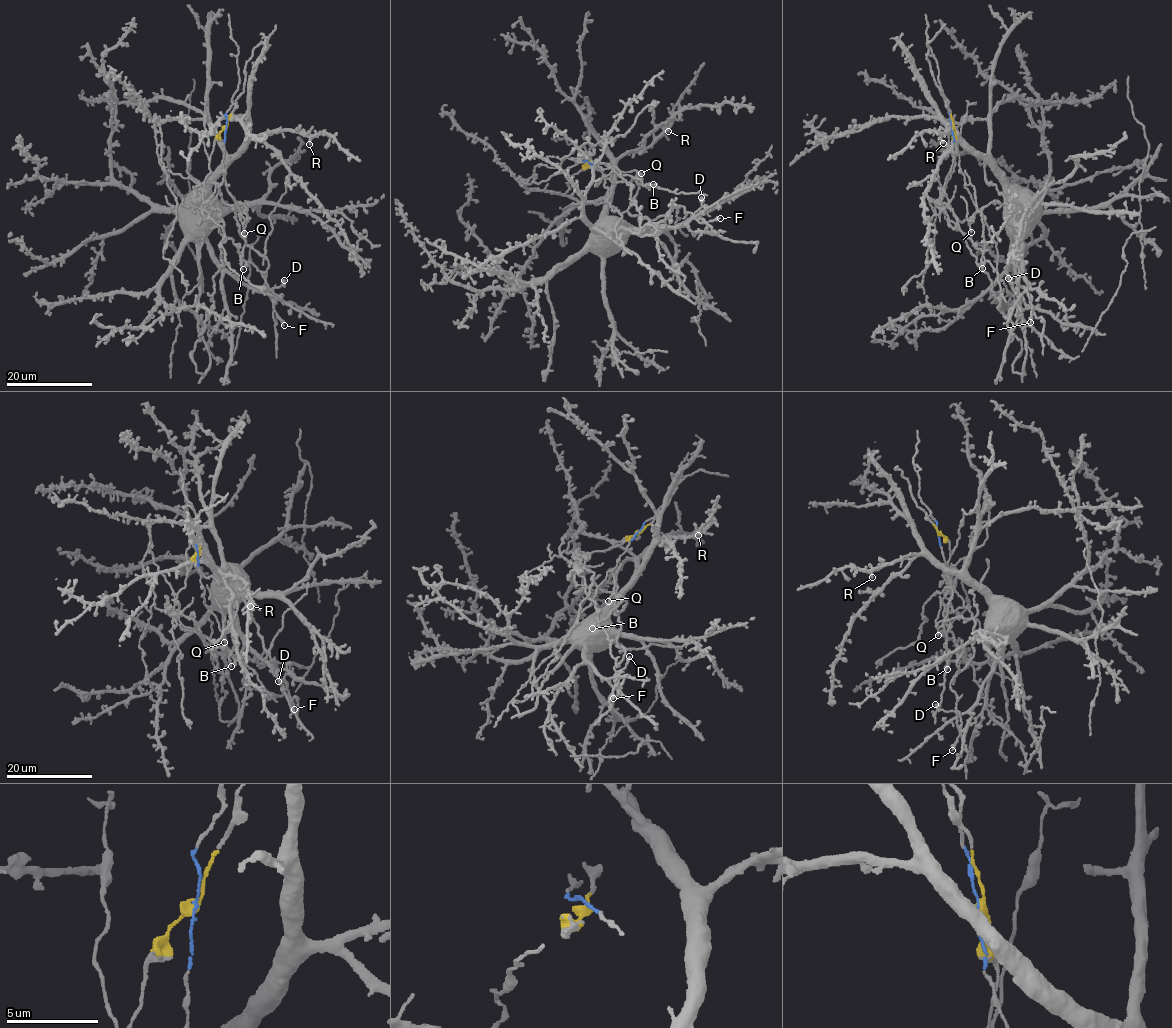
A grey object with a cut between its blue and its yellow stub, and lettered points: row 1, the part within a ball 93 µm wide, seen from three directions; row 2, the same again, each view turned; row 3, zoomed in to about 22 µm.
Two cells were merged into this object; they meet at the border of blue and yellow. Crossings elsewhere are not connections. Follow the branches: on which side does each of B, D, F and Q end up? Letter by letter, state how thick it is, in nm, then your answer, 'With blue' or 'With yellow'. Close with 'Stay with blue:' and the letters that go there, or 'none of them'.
B: Thickness 140 nm. With yellow
D: Thickness 240 nm. With yellow
F: Thickness 180 nm. With yellow
Q: Thickness 190 nm. With yellow
Stay with blue: none of them

